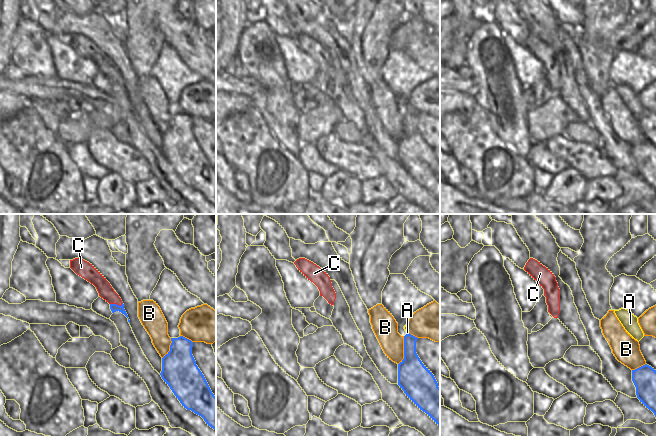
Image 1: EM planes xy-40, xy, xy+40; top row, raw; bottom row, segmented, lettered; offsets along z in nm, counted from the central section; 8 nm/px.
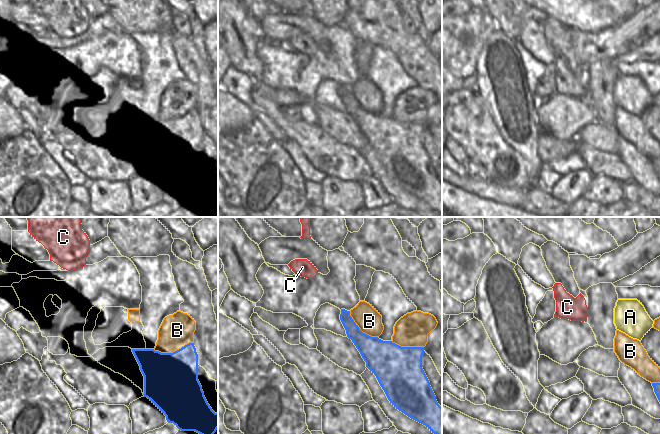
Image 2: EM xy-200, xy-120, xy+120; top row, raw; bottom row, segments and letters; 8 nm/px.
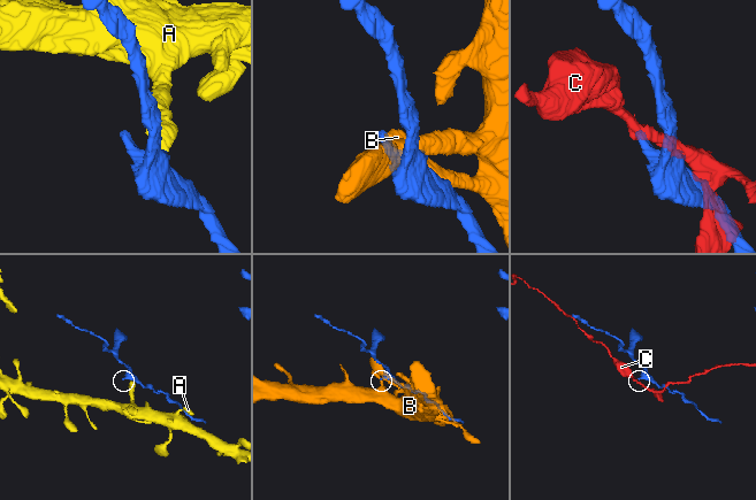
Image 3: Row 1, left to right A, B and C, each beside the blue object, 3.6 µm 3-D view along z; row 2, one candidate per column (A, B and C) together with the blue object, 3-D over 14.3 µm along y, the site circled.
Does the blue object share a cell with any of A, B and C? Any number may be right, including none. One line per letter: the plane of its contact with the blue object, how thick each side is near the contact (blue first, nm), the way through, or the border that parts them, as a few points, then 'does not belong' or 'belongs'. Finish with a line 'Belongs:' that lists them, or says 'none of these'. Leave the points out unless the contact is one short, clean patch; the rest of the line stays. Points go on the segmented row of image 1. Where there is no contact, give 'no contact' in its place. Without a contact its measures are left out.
A: xy | 160/30 nm | along xy (409, 333), (406, 334) | does not belong
B: xy | 260/200 nm | does not belong
C: xy-40 | 60/120 nm | along xy-40 (122, 302), (120, 305), (110, 303) | does not belong
Belongs: none of these

